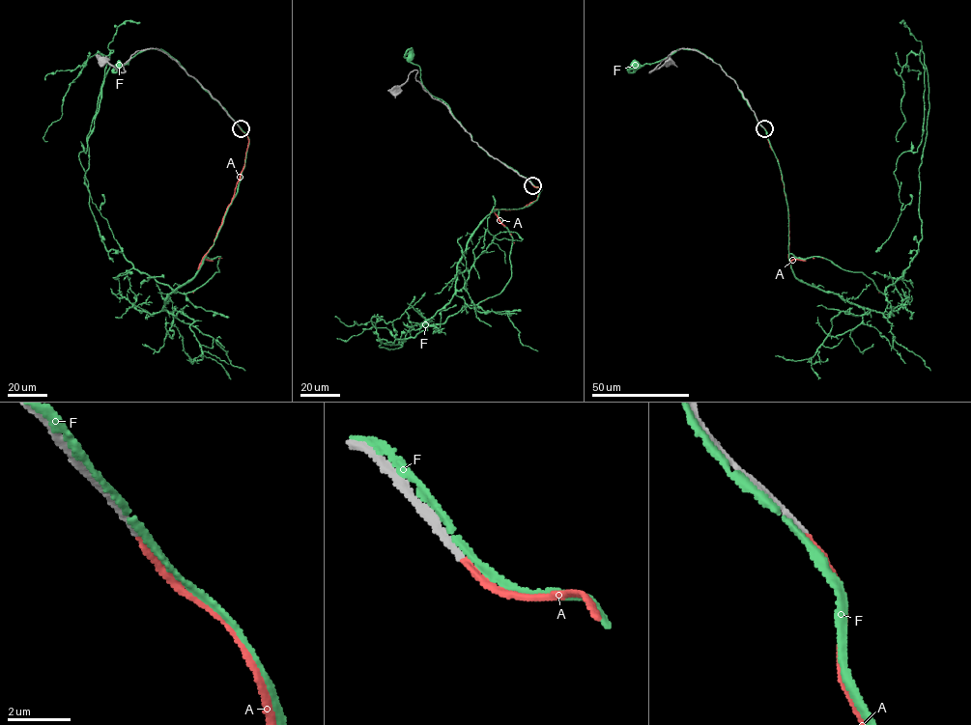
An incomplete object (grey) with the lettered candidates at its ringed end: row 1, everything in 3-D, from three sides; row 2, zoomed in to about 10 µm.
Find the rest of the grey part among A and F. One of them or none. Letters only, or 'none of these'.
A

